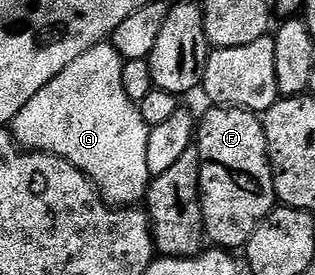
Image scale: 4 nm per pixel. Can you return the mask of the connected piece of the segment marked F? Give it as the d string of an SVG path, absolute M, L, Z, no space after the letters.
M212 105L209 111L199 116L194 146L200 153L200 204L204 218L204 234L209 244L220 249L247 248L254 229L276 210L278 200L274 189L272 166L268 160L266 133L261 116L255 111L241 107L222 107Z

